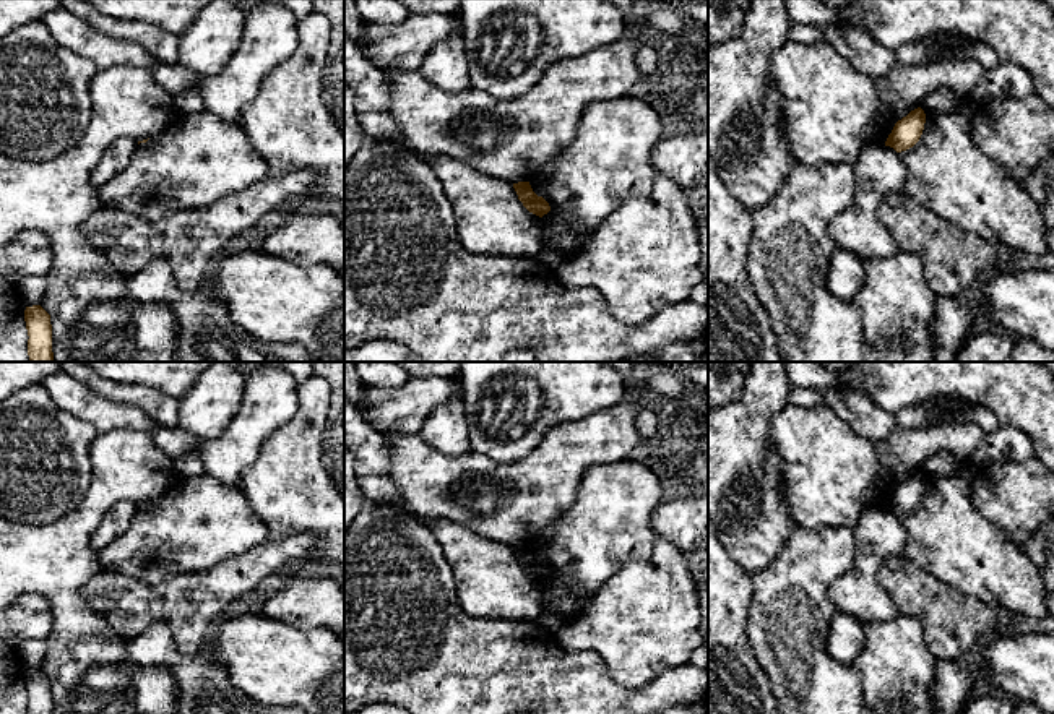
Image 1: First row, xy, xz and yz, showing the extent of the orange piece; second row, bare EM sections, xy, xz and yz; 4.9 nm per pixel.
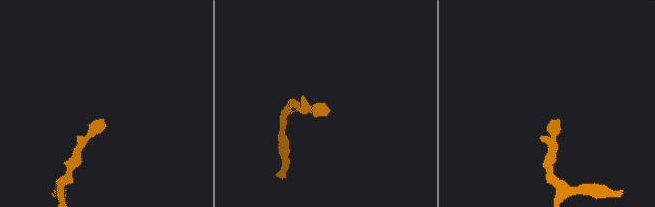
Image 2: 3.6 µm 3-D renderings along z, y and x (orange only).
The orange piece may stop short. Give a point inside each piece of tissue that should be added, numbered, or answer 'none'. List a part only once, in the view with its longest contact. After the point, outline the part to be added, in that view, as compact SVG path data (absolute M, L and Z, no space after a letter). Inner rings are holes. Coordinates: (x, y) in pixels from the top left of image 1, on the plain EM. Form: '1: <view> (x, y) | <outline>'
none

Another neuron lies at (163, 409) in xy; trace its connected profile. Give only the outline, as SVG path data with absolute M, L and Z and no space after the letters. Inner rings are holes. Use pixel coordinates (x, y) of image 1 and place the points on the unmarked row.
M76 362L67 373L104 399L140 406L159 425L179 425L179 399L151 386L106 380L86 362Z

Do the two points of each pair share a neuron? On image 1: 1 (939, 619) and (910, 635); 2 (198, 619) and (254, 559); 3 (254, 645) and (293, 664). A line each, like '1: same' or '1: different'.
1: different
2: same
3: same

